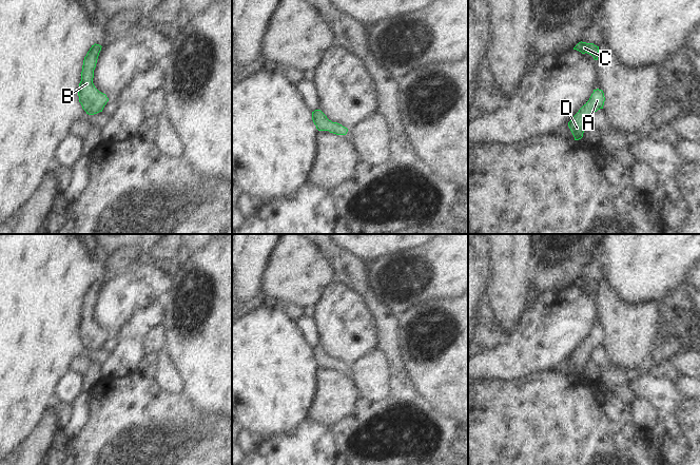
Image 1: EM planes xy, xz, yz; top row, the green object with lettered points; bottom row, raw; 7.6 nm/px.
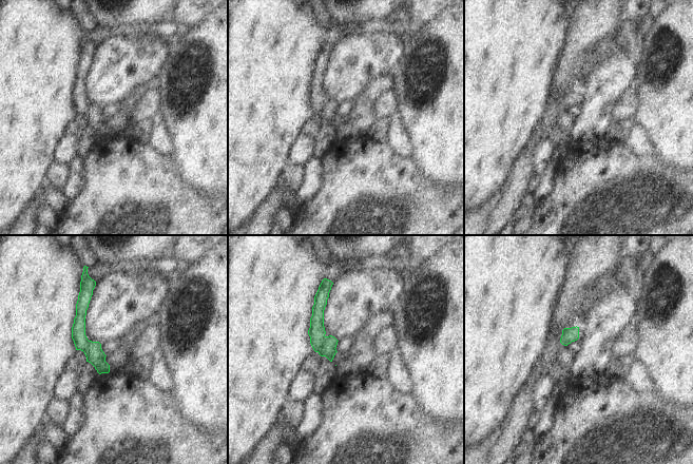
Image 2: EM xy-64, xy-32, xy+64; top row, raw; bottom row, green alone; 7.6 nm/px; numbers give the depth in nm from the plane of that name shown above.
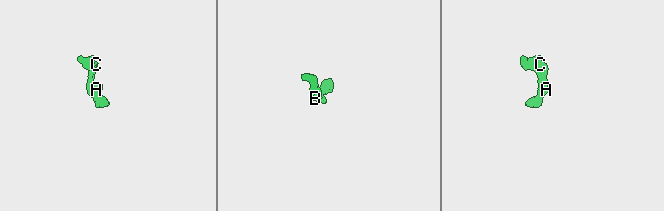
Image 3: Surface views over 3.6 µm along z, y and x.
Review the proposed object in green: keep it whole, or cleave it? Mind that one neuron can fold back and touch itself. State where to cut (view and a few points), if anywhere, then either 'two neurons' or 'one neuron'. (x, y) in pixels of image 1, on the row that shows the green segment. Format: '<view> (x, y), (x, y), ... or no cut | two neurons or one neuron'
no cut | one neuron

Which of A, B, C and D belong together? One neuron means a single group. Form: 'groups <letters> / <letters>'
groups A B C D

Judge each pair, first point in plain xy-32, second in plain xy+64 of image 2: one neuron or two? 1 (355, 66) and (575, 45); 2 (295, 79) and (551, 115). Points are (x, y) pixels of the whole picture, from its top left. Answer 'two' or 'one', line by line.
1: two
2: two

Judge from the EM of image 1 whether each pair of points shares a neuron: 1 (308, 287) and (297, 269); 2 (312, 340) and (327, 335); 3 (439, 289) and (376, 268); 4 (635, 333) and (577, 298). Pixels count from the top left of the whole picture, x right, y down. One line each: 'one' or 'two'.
1: one
2: two
3: one
4: two

